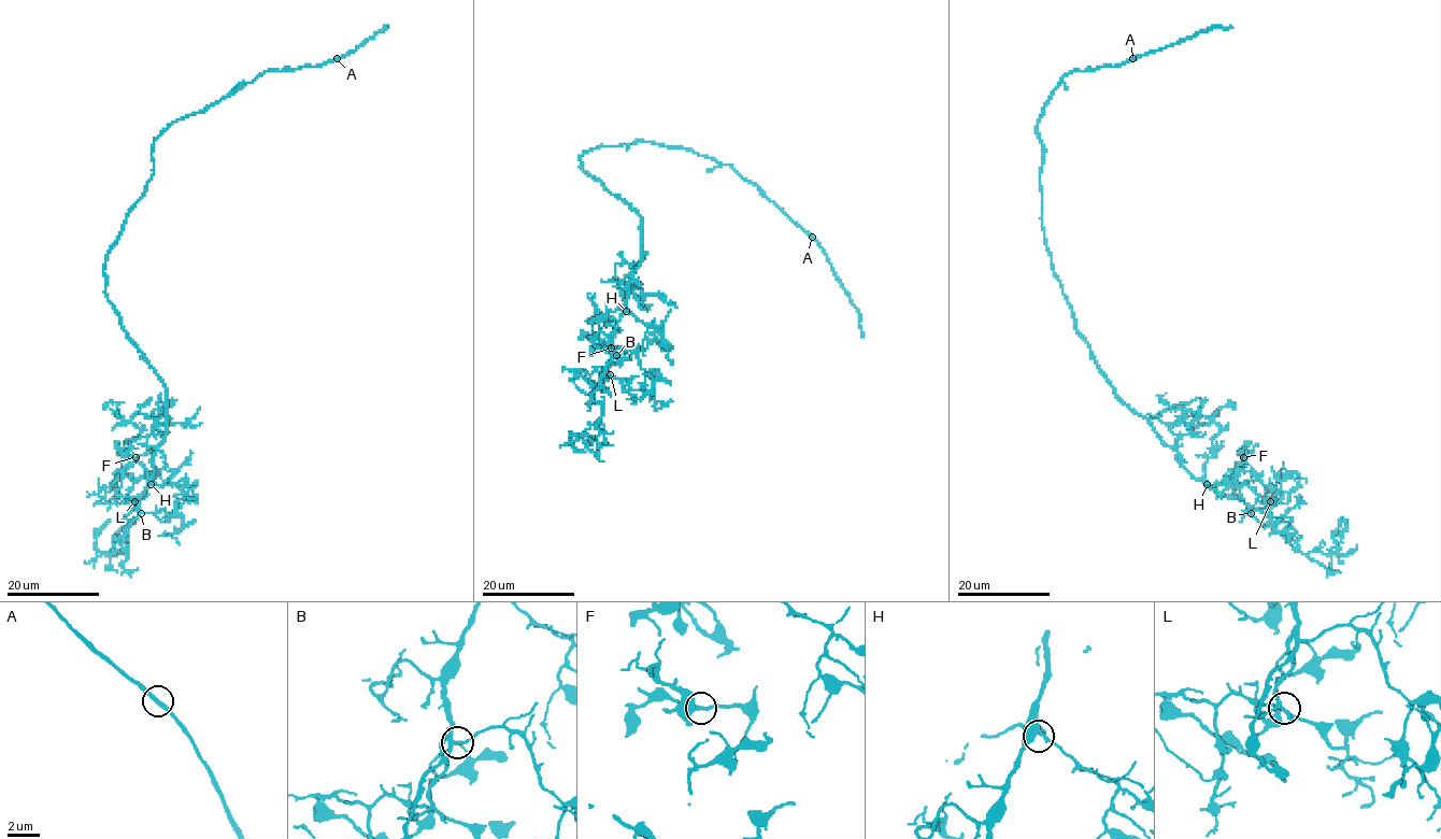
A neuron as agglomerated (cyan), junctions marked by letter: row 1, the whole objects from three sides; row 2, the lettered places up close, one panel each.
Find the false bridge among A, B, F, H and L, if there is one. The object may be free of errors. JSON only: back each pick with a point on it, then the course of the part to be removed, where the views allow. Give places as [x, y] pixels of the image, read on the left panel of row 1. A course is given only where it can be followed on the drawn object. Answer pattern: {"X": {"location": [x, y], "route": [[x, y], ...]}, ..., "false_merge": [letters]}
{"false_merge": []}

